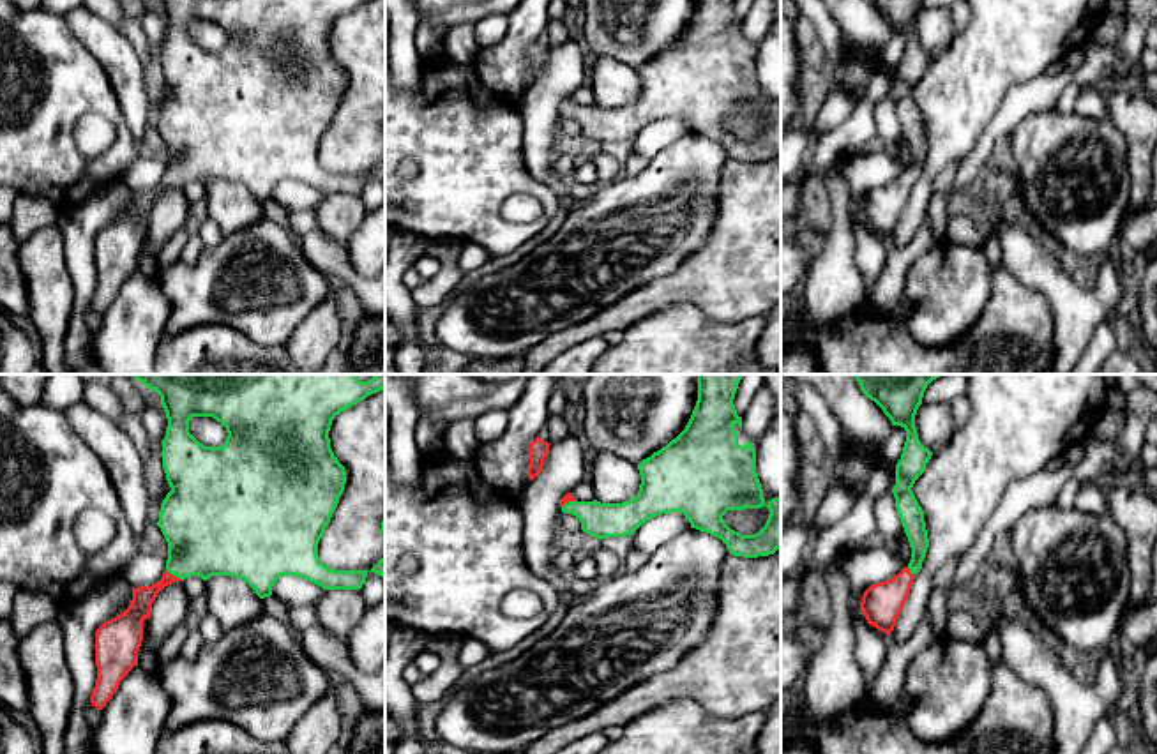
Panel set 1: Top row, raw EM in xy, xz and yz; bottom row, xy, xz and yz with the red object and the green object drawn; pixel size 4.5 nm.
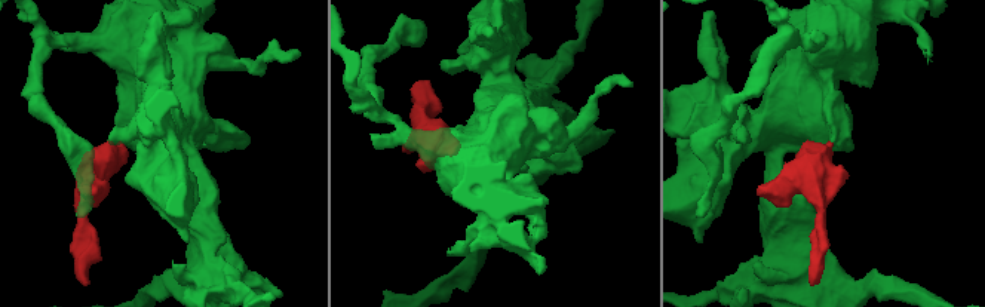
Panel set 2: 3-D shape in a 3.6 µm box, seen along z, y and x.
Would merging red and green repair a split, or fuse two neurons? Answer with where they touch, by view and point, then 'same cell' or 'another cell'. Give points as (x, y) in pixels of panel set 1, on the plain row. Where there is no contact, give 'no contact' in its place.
xy (175, 180) | same cell

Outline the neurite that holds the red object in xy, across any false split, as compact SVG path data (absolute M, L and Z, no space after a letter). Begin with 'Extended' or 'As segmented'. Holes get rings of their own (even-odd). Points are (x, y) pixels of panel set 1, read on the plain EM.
Extended. M161 0L168 34L163 48L163 72L171 95L161 108L155 127L166 147L166 175L152 191L132 191L132 205L118 221L104 226L95 235L97 286L90 300L92 311L102 314L120 286L138 270L143 245L143 226L150 222L157 198L177 185L198 180L244 184L260 203L272 200L272 191L281 180L297 180L323 194L360 194L369 175L334 175L321 168L318 147L344 95L346 76L330 53L329 35L332 25L367 0ZM193 21L212 21L226 32L223 51L205 51L189 37Z

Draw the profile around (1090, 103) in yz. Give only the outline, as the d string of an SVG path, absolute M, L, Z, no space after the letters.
M1081 88L1072 113L1083 115L1086 118L1108 118L1106 88Z

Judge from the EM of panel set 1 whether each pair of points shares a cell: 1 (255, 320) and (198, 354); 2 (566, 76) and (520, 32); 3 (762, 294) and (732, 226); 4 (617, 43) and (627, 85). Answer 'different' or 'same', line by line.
1: different
2: different
3: same
4: different

